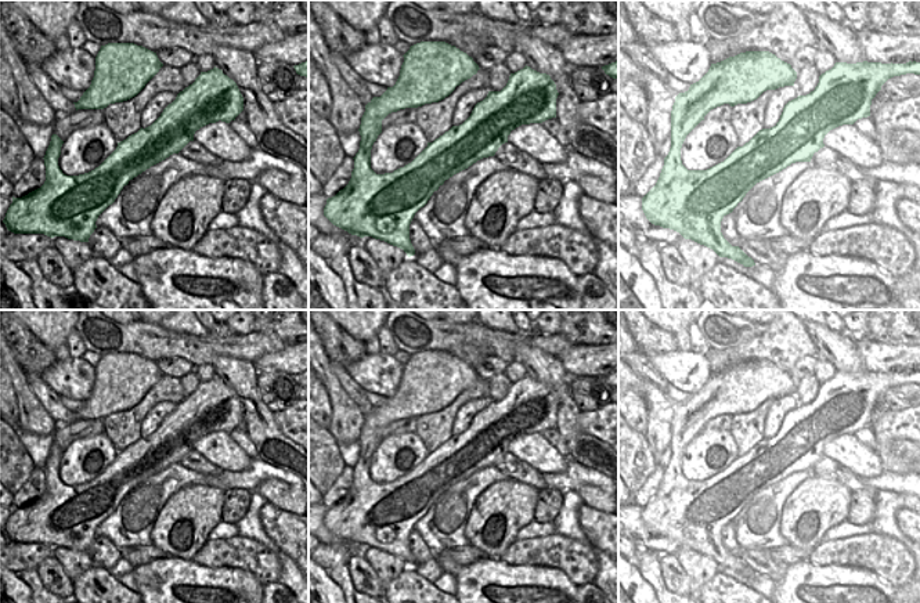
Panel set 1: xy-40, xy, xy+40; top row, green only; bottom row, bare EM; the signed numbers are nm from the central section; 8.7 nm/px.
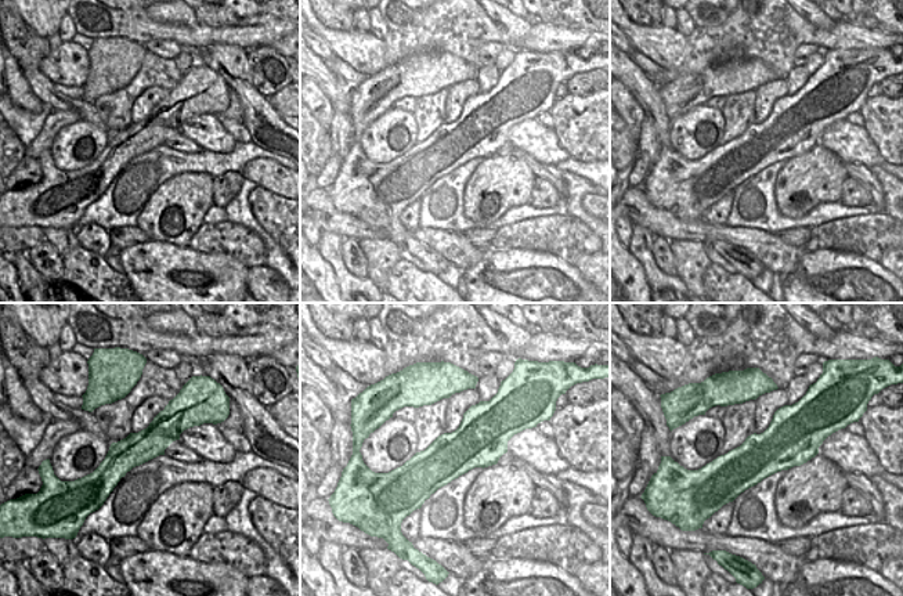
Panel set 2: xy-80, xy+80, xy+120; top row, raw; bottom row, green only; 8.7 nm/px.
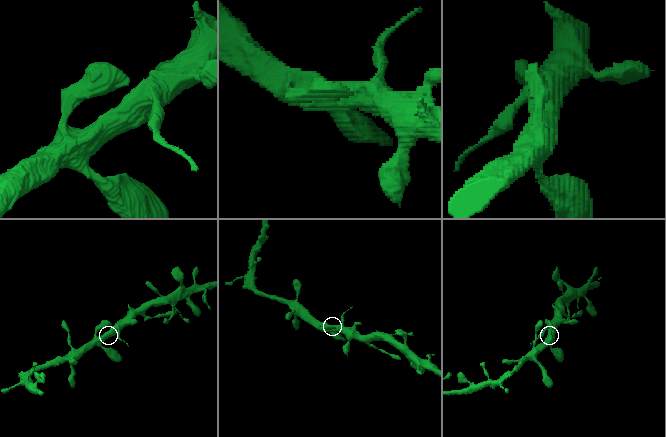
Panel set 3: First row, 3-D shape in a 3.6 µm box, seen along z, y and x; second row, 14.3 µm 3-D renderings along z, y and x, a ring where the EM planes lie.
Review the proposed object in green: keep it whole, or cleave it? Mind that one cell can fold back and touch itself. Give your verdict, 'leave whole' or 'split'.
leave whole

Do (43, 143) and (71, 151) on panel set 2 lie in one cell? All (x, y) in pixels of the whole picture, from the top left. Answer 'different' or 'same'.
different

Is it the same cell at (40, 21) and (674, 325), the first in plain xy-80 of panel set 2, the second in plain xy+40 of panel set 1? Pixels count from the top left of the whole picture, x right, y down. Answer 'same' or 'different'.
same

